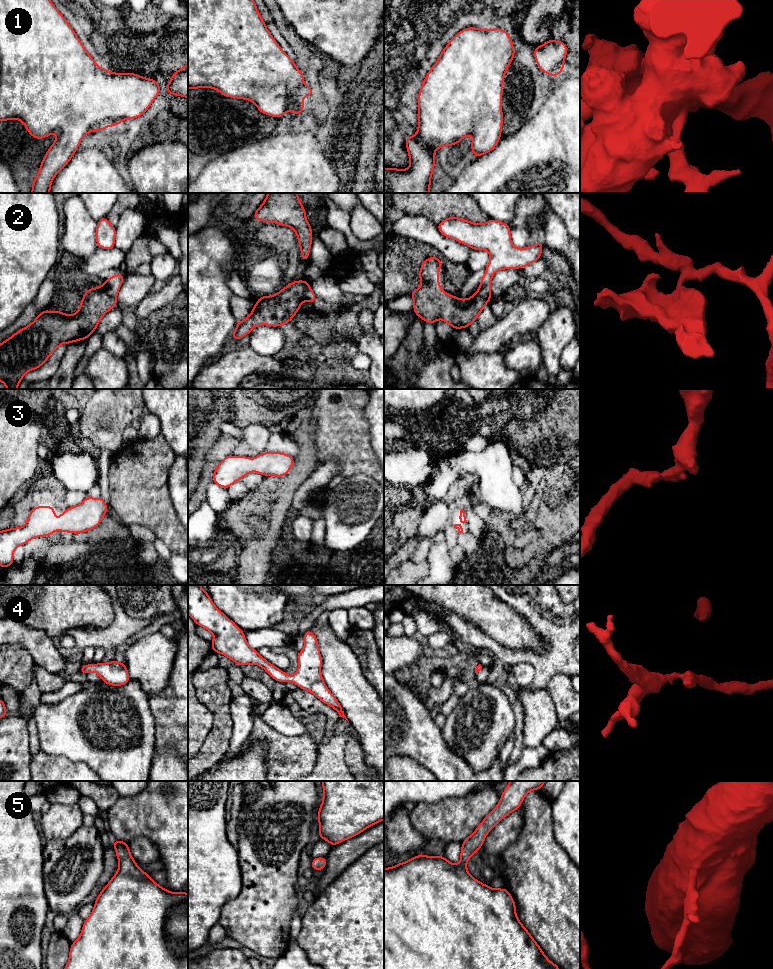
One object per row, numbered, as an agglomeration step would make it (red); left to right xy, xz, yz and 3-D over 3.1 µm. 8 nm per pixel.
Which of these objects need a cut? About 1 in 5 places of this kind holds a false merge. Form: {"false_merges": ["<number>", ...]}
{"false_merges": ["2"]}

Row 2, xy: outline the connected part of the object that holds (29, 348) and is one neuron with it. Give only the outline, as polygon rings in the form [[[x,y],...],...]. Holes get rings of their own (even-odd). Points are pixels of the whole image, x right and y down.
[[[101,286],[85,290],[79,309],[73,315],[66,315],[61,310],[53,313],[45,309],[40,312],[31,324],[0,343],[0,381],[7,389],[17,389],[23,376],[40,368],[61,344],[85,340],[92,335],[101,318],[116,306],[116,299]]]

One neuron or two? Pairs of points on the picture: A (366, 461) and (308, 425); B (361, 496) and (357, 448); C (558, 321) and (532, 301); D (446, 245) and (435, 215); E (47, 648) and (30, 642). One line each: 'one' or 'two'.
A: two
B: two
C: two
D: two
E: one

